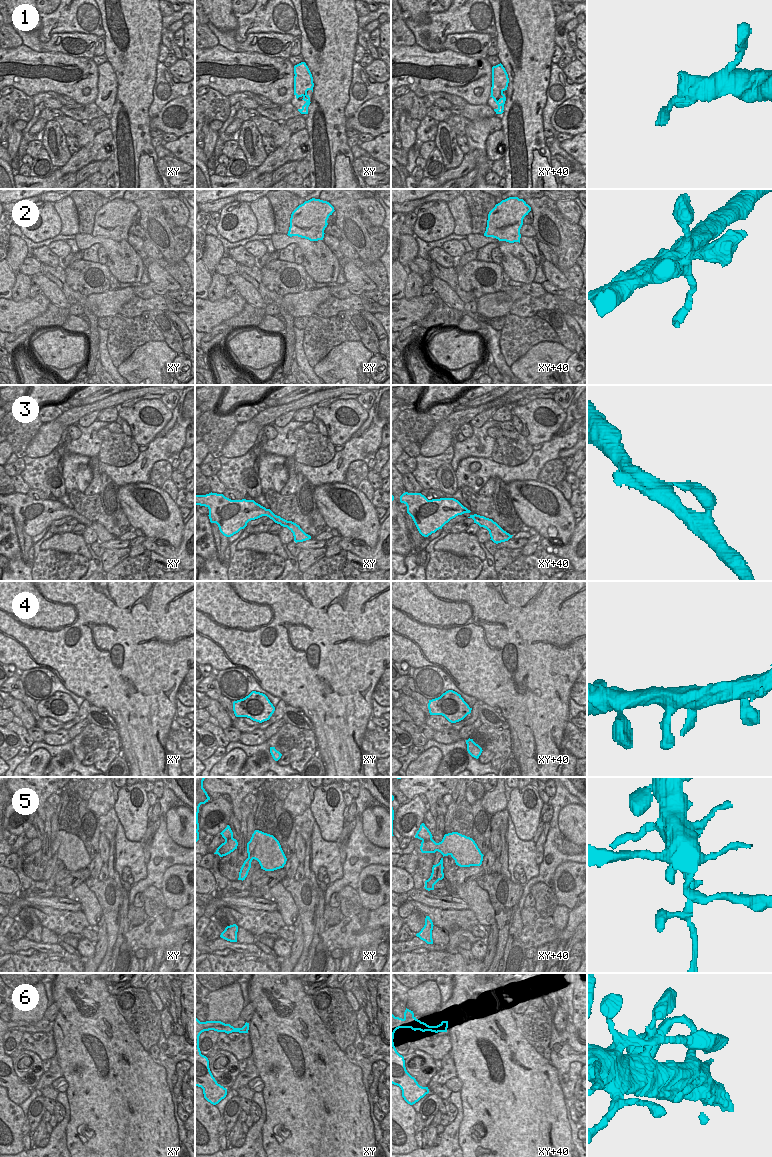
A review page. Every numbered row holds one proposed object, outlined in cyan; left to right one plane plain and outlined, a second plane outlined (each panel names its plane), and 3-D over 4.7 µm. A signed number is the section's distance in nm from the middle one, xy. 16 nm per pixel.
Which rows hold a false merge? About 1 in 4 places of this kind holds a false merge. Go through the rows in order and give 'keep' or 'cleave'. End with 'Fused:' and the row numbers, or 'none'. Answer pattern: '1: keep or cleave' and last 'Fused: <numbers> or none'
1: keep
2: keep
3: keep
4: keep
5: cleave
6: cleave
Fused: 5, 6

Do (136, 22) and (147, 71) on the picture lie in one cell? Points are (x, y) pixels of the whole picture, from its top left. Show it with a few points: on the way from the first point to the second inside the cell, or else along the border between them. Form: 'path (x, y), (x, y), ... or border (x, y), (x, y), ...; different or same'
path (136, 34), (136, 59); same

